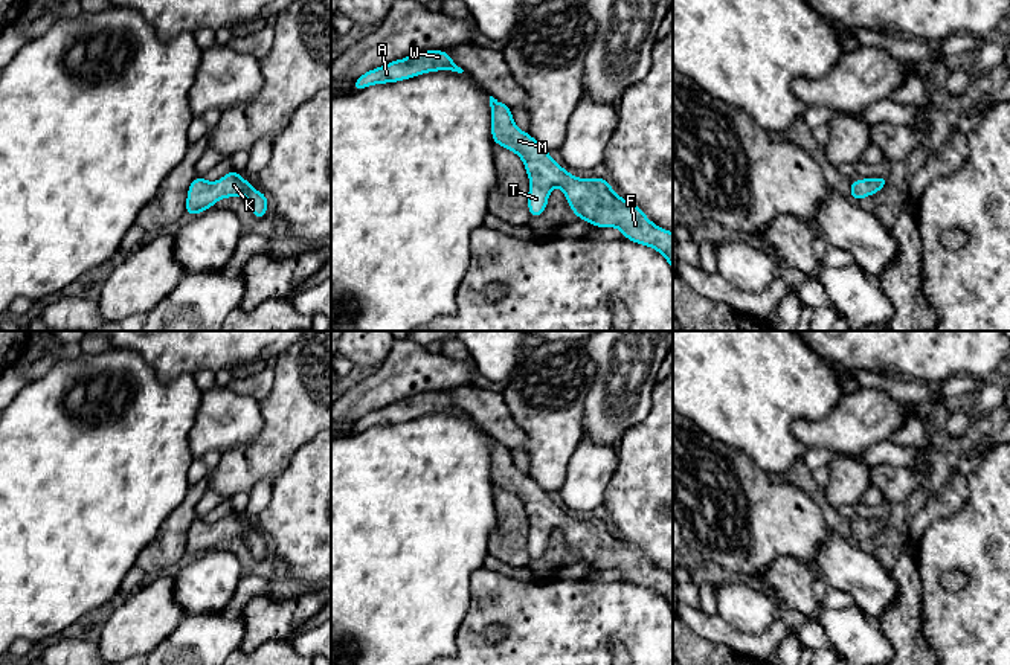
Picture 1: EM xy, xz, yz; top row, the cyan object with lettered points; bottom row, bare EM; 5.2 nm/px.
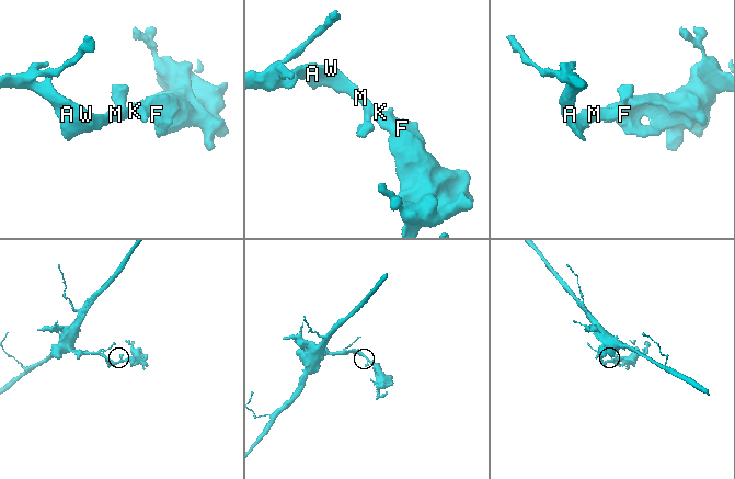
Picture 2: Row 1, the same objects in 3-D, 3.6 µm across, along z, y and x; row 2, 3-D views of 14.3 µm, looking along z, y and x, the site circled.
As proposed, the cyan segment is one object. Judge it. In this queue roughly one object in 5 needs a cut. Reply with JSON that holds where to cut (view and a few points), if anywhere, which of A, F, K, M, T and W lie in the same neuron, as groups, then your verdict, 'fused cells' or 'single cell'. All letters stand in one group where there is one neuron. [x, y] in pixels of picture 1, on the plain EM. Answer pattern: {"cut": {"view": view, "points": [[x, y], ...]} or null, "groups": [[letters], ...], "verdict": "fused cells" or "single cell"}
{"cut": null, "groups": [["A", "F", "K", "M", "T", "W"]], "verdict": "single cell"}

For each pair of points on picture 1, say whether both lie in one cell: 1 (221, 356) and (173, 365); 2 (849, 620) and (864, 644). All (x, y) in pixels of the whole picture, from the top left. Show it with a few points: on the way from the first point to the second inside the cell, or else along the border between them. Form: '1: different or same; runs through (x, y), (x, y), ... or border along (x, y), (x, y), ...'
1: same; runs through (209, 356), (185, 356)
2: same; runs through (849, 626), (858, 638)

